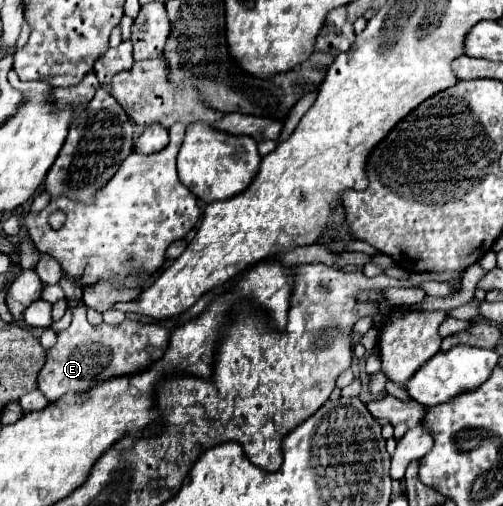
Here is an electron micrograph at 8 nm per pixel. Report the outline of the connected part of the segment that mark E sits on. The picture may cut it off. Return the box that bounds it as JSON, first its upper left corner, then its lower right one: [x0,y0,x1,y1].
[39,303,169,403]

